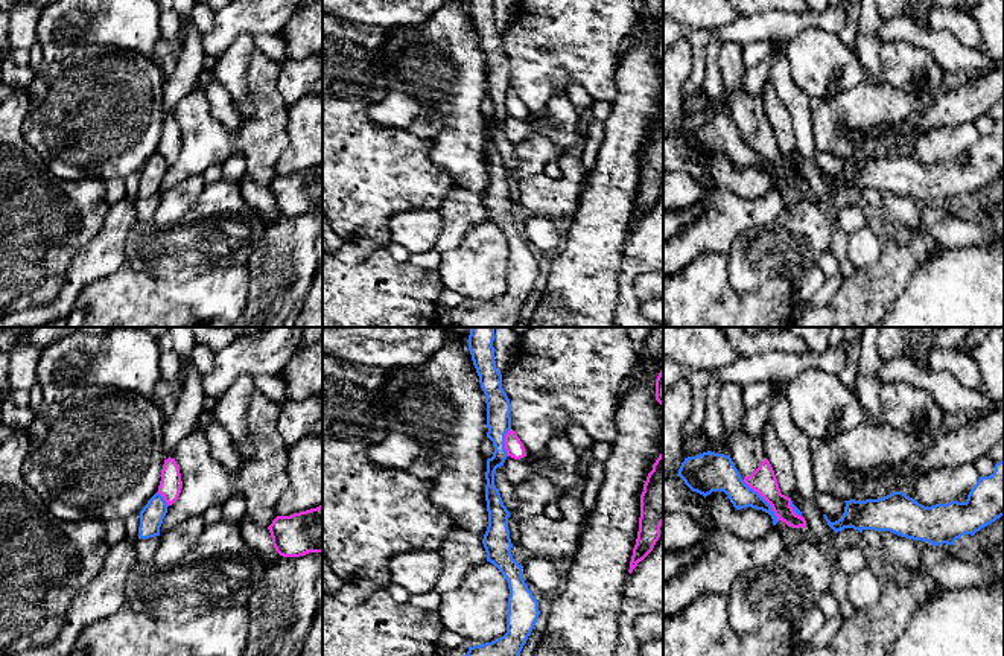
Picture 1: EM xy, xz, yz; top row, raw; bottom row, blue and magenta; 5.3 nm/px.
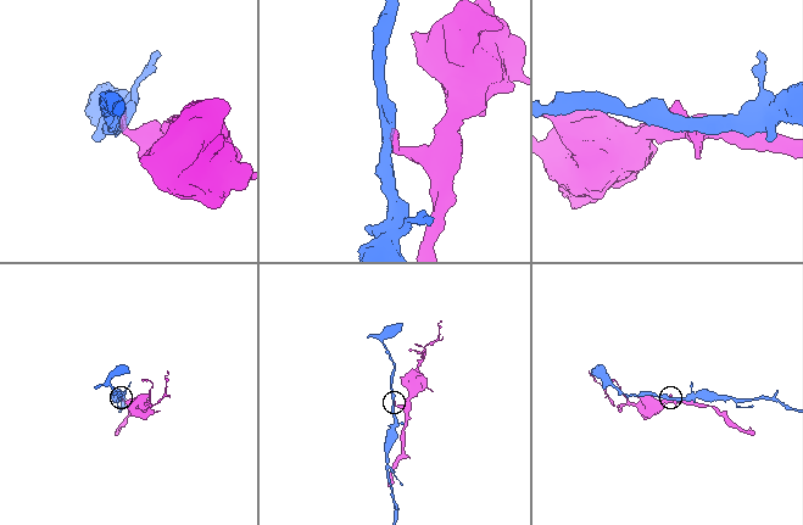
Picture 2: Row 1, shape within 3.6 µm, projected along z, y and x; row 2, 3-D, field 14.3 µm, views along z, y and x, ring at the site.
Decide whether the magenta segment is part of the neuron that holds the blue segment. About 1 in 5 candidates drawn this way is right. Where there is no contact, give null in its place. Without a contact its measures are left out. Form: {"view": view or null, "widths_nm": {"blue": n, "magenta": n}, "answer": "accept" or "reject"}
{"view": "yz", "widths_nm": {"blue": 160, "magenta": 140}, "answer": "reject"}

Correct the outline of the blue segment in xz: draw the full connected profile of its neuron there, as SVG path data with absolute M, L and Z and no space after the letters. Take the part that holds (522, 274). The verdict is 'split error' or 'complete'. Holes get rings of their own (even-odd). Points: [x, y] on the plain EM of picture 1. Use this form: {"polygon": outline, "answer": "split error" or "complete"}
{"polygon": "M467 0L473 24L479 35L487 62L487 96L493 100L493 116L487 119L485 160L488 186L482 202L487 221L493 222L505 236L510 248L507 292L491 301L469 306L458 327L514 327L520 310L531 294L540 269L539 260L522 236L522 224L511 213L508 189L510 170L494 145L494 131L507 119L505 93L511 88L511 62L502 47L502 33L496 27L493 0Z", "answer": "complete"}

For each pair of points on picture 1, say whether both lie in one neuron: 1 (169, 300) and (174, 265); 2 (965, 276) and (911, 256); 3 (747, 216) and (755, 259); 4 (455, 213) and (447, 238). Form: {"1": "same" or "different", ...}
{"1": "different", "2": "different", "3": "different", "4": "same"}

